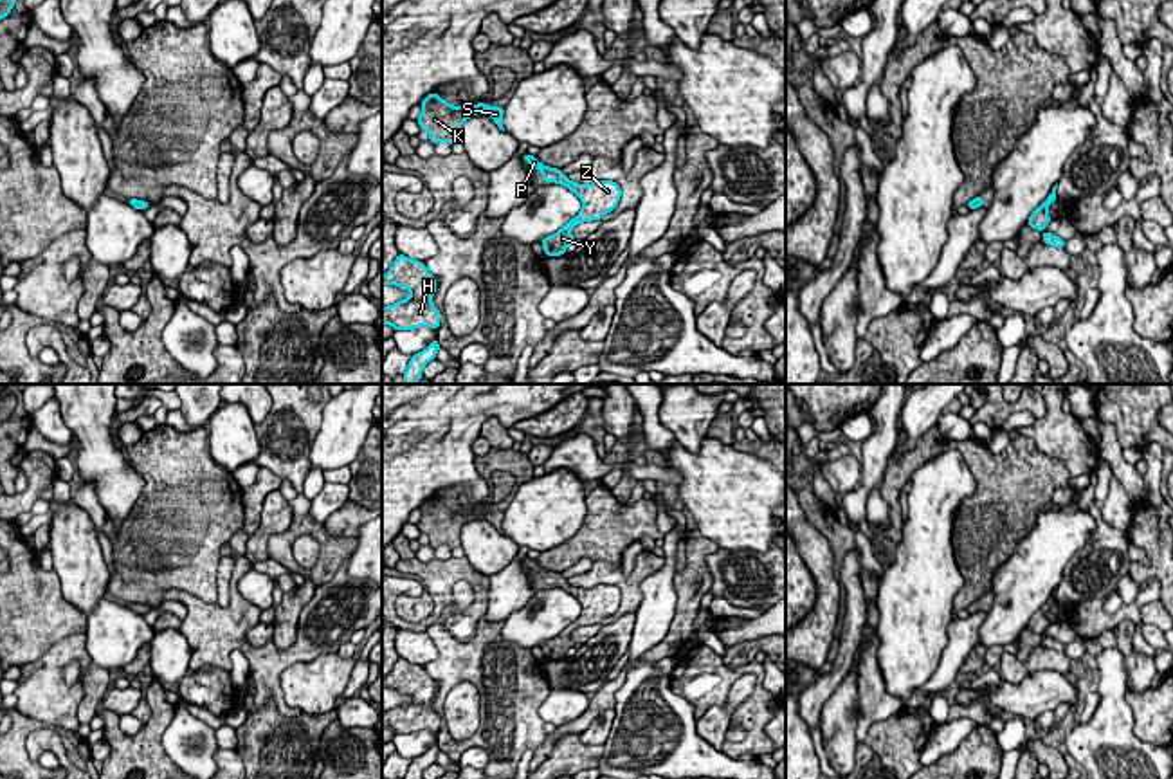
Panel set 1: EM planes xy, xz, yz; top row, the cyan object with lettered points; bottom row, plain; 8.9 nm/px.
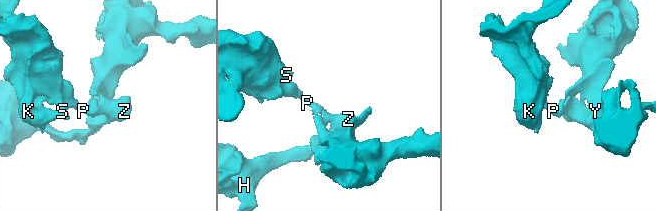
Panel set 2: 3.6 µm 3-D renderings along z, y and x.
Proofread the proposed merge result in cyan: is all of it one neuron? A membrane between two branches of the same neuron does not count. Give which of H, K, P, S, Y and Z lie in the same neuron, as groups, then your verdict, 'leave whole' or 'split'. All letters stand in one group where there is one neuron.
H K P S Y Z; leave whole

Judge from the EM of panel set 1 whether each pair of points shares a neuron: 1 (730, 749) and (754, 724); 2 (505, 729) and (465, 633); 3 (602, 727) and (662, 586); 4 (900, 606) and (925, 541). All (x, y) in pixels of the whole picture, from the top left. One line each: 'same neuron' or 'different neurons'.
1: same neuron
2: different neurons
3: different neurons
4: same neuron

